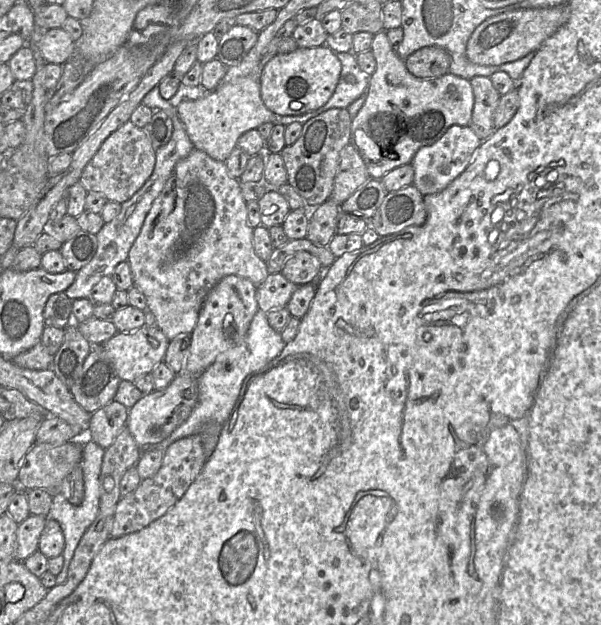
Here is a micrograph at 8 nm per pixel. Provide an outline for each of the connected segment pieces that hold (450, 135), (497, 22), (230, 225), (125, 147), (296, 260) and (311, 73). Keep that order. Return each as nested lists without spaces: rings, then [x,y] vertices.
[[[451,126],[435,143],[422,147],[413,157],[414,169],[412,185],[423,195],[436,194],[444,190],[455,178],[462,174],[473,160],[481,139],[469,126]]]
[[[568,4],[551,8],[507,9],[483,21],[471,34],[466,56],[474,64],[500,66],[535,52],[568,18]]]
[[[193,149],[186,158],[180,160],[176,164],[163,190],[154,200],[152,207],[145,218],[142,229],[129,251],[127,261],[130,266],[134,285],[138,287],[145,296],[147,309],[154,314],[157,327],[169,340],[182,335],[190,335],[192,333],[207,294],[223,277],[228,275],[240,276],[250,280],[257,286],[263,283],[269,275],[266,262],[261,260],[254,251],[253,228],[248,223],[246,201],[242,196],[239,180],[229,175],[225,162],[214,160],[205,152],[197,149]]]
[[[130,120],[114,131],[82,171],[79,182],[87,192],[97,192],[108,201],[124,203],[149,179],[156,161],[155,149],[143,129]]]
[[[297,252],[289,257],[280,273],[296,285],[315,284],[321,278],[322,266],[318,258],[308,252]]]
[[[323,45],[276,54],[263,67],[260,94],[264,105],[279,116],[302,115],[322,107],[332,96],[341,74],[341,63],[334,51]]]

